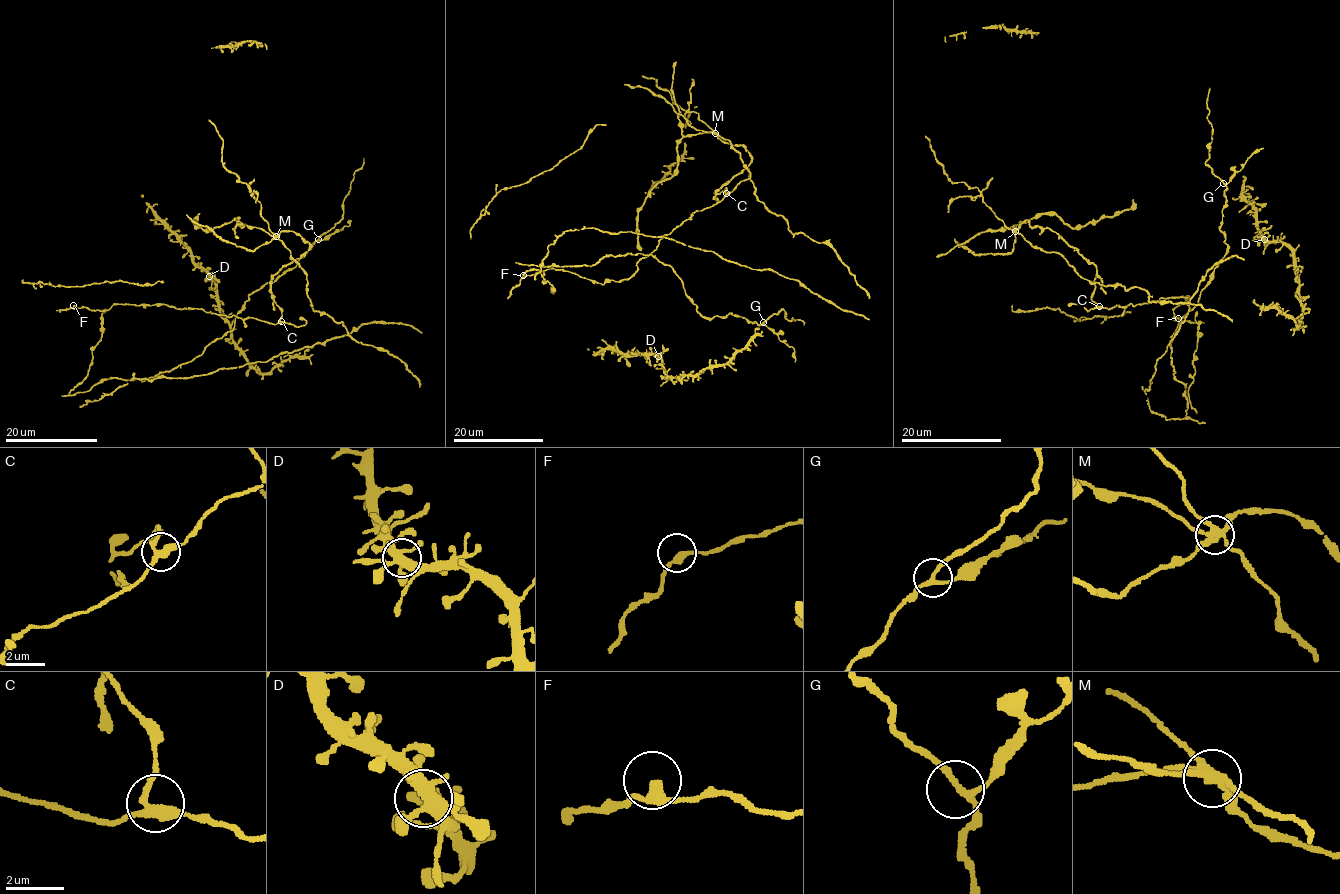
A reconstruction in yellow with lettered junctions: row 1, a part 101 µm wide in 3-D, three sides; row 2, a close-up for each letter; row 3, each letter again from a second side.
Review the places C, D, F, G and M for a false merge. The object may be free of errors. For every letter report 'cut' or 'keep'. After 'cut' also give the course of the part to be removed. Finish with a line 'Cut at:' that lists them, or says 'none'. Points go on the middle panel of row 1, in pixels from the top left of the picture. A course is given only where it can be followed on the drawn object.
C: keep
D: keep
F: keep
G: keep
M: cut; foreign part runs (715, 133), (739, 154), (759, 200), (782, 215), (794, 234), (825, 242), (869, 298)
Cut at: M

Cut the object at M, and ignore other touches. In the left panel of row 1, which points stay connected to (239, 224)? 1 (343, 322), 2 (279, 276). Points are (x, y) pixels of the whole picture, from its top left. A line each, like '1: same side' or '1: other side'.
1: same side
2: other side

